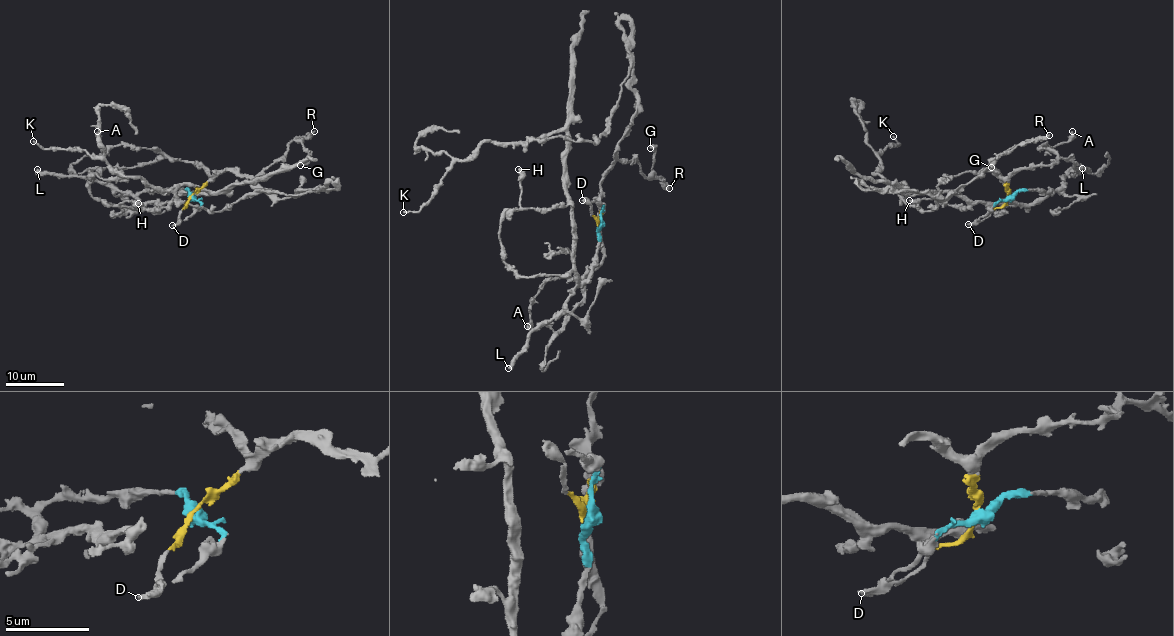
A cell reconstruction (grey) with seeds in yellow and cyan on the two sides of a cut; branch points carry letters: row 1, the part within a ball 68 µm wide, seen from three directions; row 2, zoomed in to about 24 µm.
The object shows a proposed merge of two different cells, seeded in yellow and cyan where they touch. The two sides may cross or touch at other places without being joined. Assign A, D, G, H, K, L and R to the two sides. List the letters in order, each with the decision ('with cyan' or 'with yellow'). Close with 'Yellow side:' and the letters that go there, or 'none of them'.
A: with yellow
D: with yellow
G: with yellow
H: with cyan
K: with cyan
L: with cyan
R: with yellow
Yellow side: A, D, G, R

